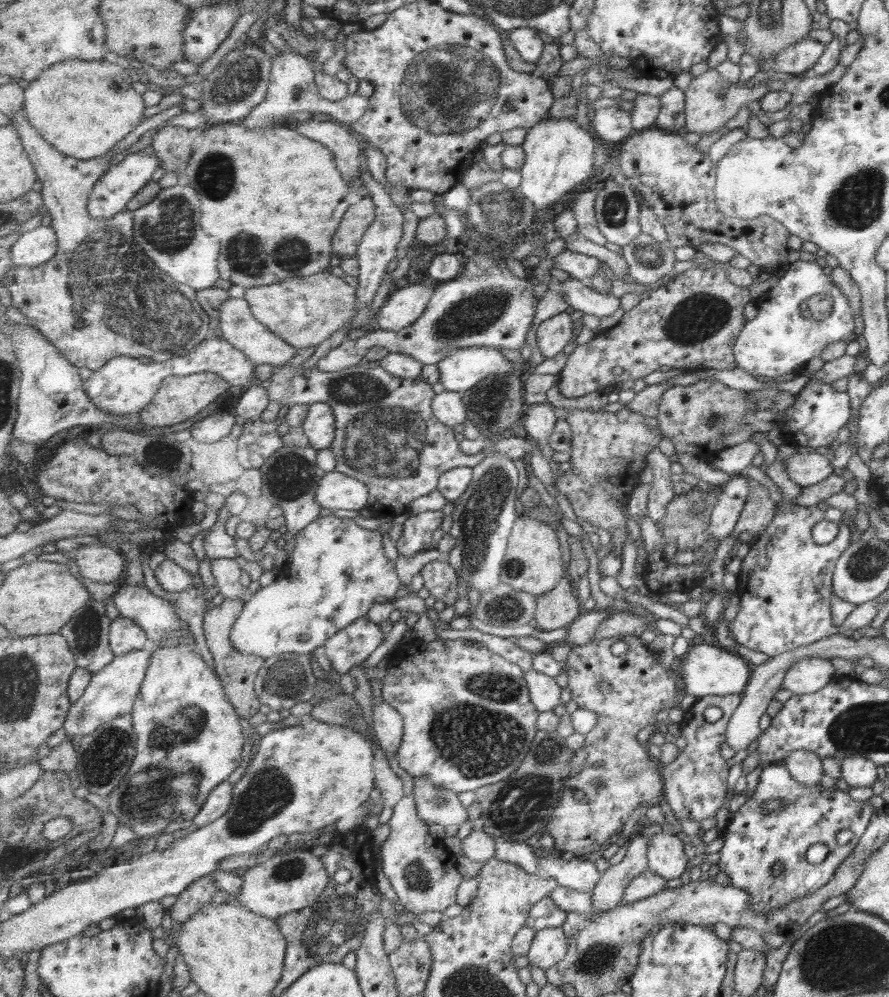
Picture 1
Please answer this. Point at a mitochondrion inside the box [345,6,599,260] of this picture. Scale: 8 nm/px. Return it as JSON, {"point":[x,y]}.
{"point":[448,87]}

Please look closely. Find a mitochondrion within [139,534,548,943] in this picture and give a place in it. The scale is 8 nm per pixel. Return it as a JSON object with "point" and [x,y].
{"point":[478,737]}

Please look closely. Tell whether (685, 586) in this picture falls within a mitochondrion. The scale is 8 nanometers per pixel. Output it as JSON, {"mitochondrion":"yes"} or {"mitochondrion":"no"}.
{"mitochondrion":"no"}

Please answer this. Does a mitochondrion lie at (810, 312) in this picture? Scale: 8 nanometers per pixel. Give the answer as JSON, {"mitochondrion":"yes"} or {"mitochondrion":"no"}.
{"mitochondrion":"yes"}

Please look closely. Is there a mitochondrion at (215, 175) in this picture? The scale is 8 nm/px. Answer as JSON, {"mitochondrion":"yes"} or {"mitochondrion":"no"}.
{"mitochondrion":"yes"}

